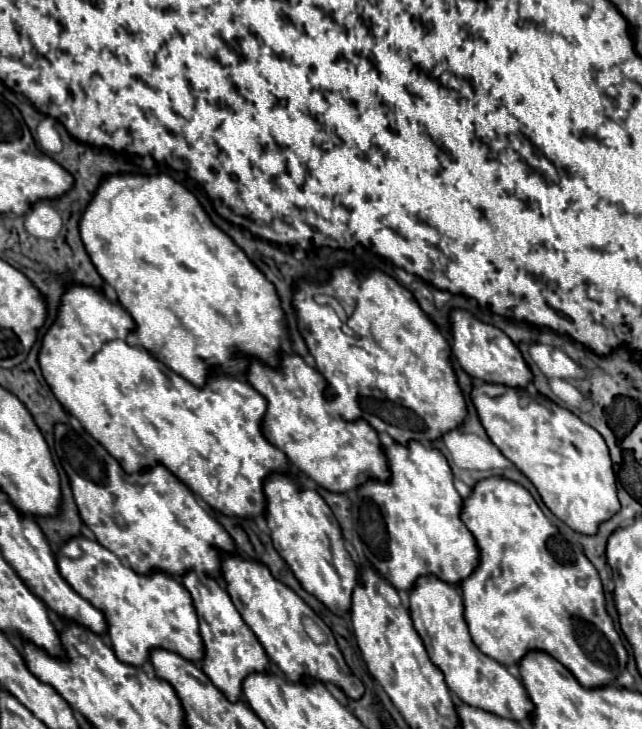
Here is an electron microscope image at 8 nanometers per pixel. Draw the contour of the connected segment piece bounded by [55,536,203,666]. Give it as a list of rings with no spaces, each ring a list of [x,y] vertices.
[[[73,536],[63,542],[55,558],[59,572],[63,572],[71,588],[105,614],[107,638],[119,660],[131,666],[143,666],[143,662],[149,660],[151,648],[165,648],[187,660],[203,658],[203,642],[191,594],[171,574],[161,570],[137,574],[129,566],[123,566],[121,560],[99,542],[85,536]]]

